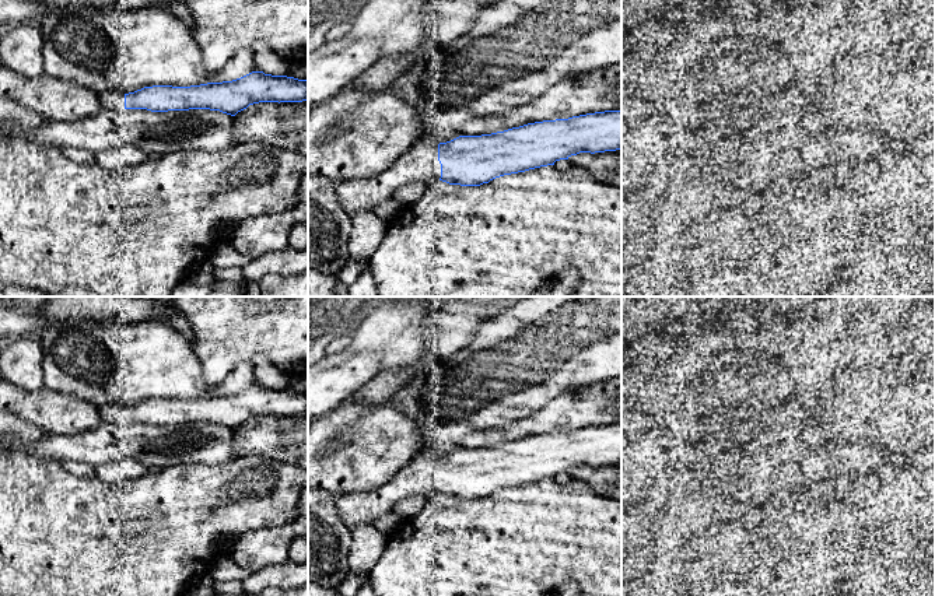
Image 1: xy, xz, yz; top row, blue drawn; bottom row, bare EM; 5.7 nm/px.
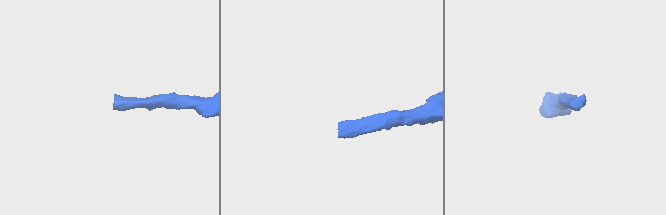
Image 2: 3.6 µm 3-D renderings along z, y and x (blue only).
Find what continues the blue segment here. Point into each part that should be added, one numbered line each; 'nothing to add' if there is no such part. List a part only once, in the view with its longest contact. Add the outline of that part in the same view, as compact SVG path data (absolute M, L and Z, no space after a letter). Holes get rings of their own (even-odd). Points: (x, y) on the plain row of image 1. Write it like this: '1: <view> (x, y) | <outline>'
1: xz (420, 476) | M426 450L377 490L339 497L336 511L340 522L353 530L357 526L372 526L379 516L389 513L399 501L407 497L427 497L440 491L438 456Z

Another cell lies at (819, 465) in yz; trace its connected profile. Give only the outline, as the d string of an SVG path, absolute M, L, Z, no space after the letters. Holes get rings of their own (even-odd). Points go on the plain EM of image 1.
M857 442L850 450L836 453L822 448L809 448L806 455L798 459L801 477L805 484L816 485L822 481L837 480L847 471L862 474L876 473L886 453L878 448Z

